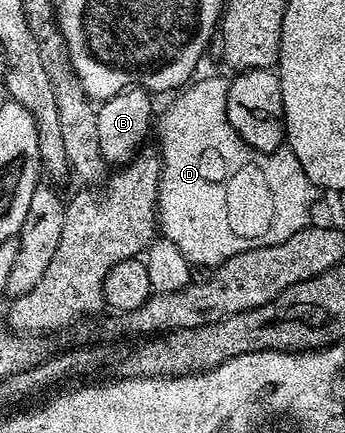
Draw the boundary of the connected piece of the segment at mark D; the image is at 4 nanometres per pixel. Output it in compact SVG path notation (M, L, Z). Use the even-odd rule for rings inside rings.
M227 76L193 80L171 98L172 106L161 117L159 114L154 125L155 132L160 132L160 182L156 200L158 229L167 241L182 251L187 261L201 267L221 265L242 251L282 243L290 239L290 235L307 229L310 224L308 212L318 196L316 185L306 171L302 171L302 163L298 163L287 147L274 153L263 153L250 148L238 131L234 131L226 111L229 84Z

